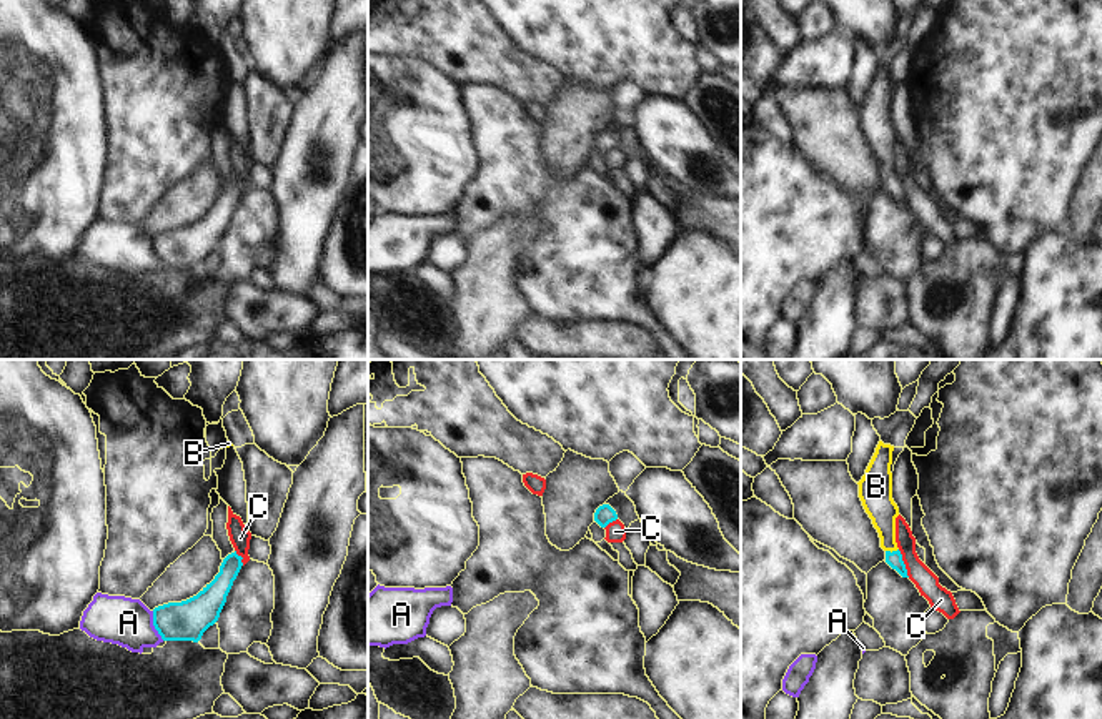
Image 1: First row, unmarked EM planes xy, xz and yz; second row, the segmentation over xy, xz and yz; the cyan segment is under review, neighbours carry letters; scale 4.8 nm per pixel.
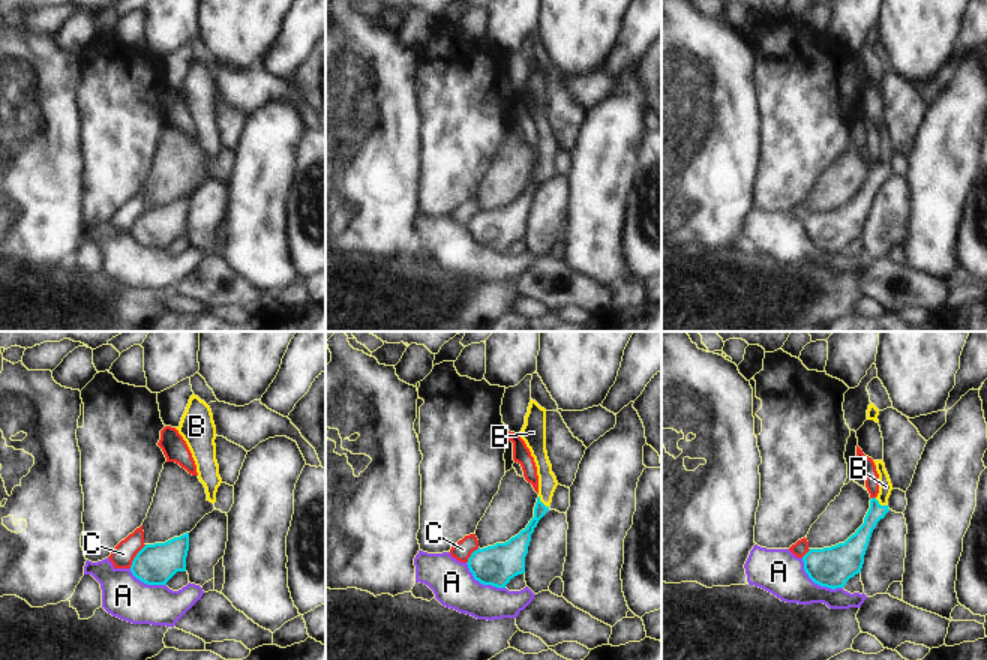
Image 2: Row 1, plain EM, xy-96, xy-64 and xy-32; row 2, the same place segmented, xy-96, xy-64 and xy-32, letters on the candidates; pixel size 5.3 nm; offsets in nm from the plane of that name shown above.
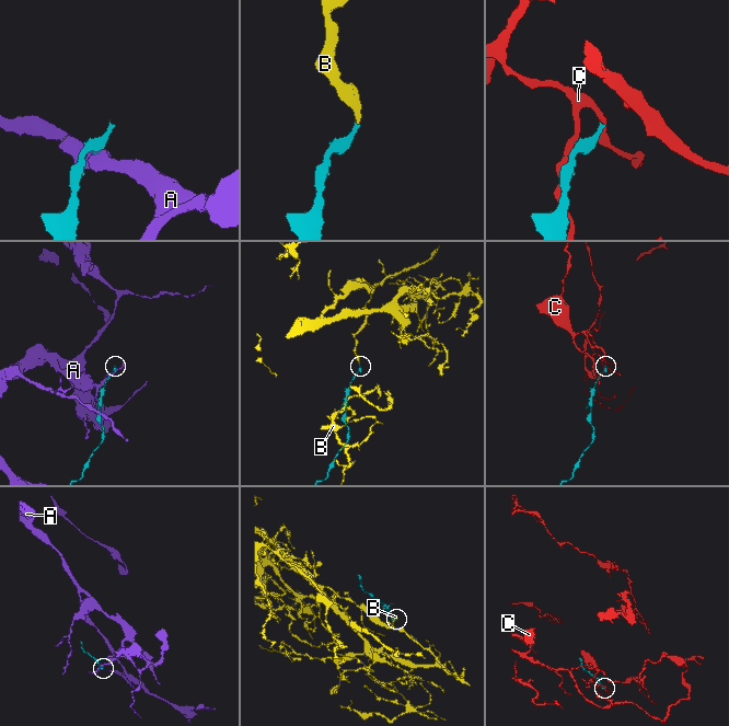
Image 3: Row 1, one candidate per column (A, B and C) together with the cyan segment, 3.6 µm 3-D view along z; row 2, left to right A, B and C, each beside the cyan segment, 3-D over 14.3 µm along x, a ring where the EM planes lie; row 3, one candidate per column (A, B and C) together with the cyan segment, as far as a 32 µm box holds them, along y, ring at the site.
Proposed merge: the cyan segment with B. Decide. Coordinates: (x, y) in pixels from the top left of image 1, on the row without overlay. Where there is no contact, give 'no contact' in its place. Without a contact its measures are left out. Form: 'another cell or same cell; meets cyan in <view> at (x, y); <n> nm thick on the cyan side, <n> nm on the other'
same cell; meets cyan in yz at (889, 178); 80 nm thick on the cyan side, 150 nm on the other

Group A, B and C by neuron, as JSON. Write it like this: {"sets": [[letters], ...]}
{"sets": [["A"], ["B"], ["C"]]}

